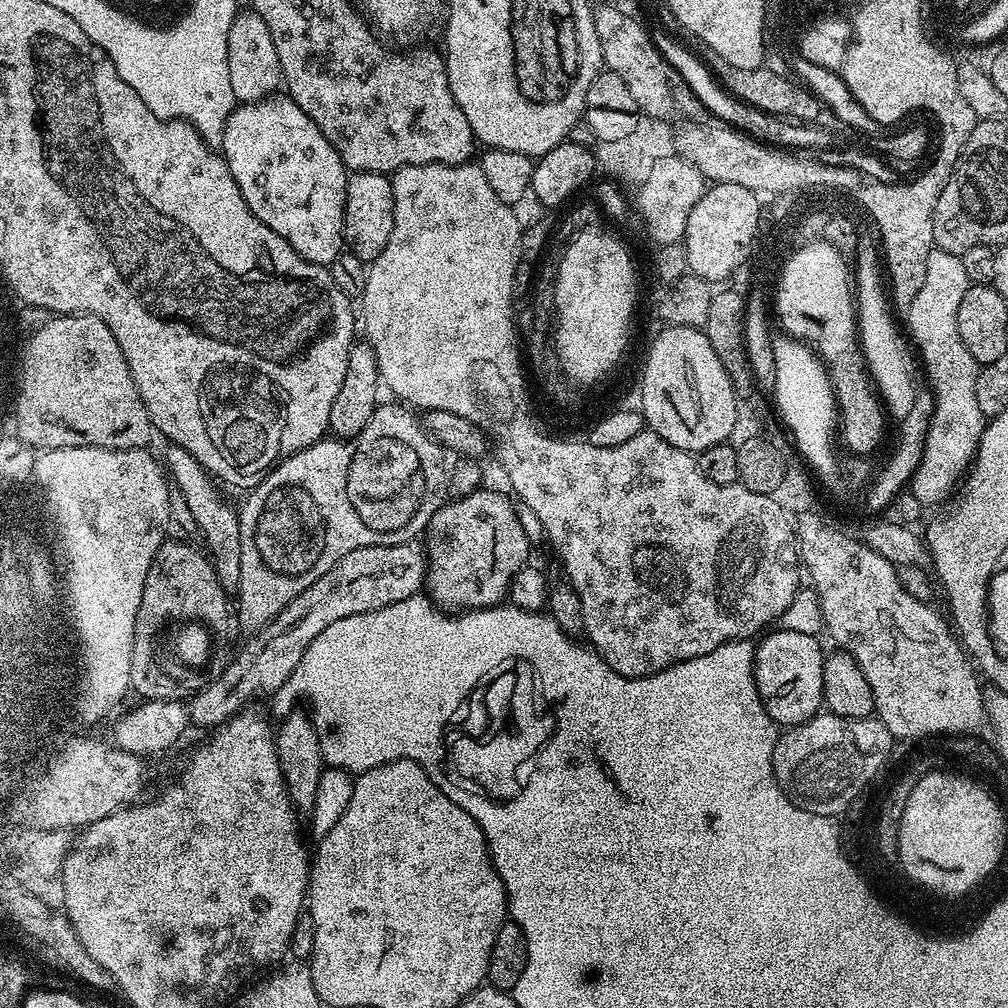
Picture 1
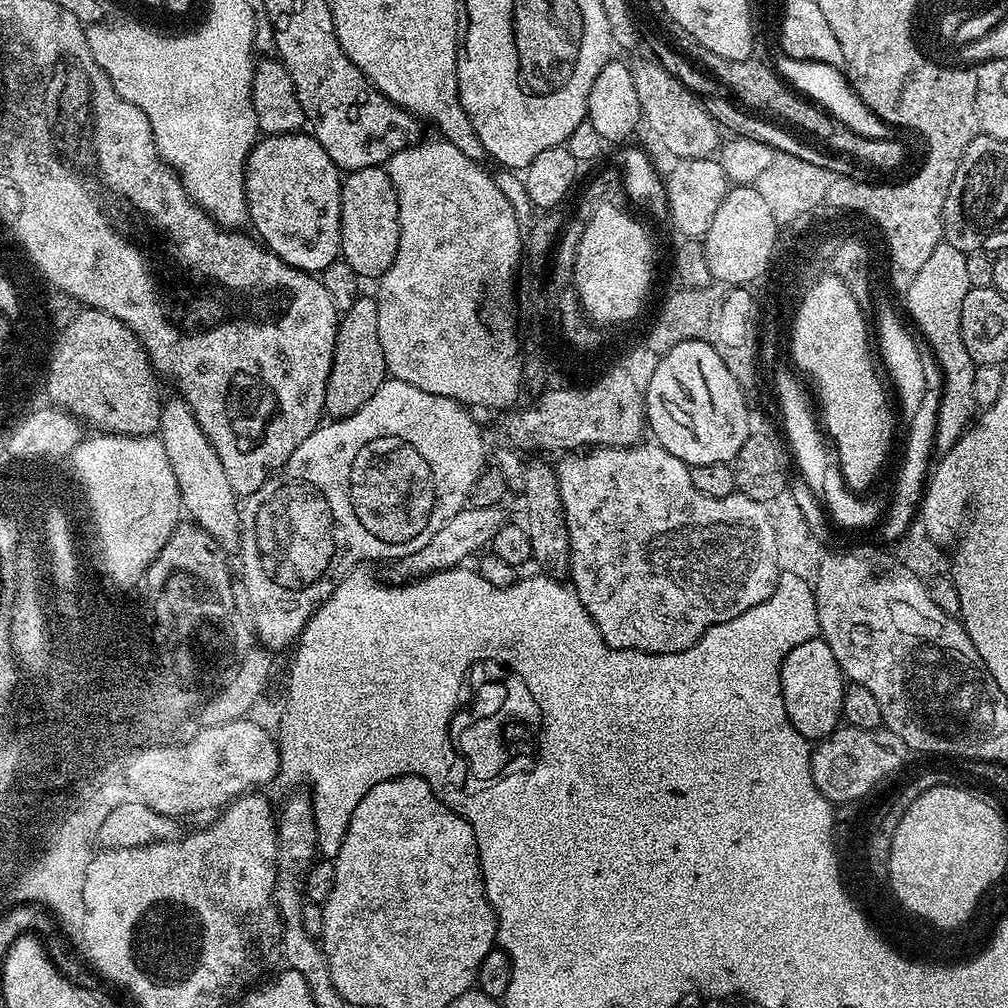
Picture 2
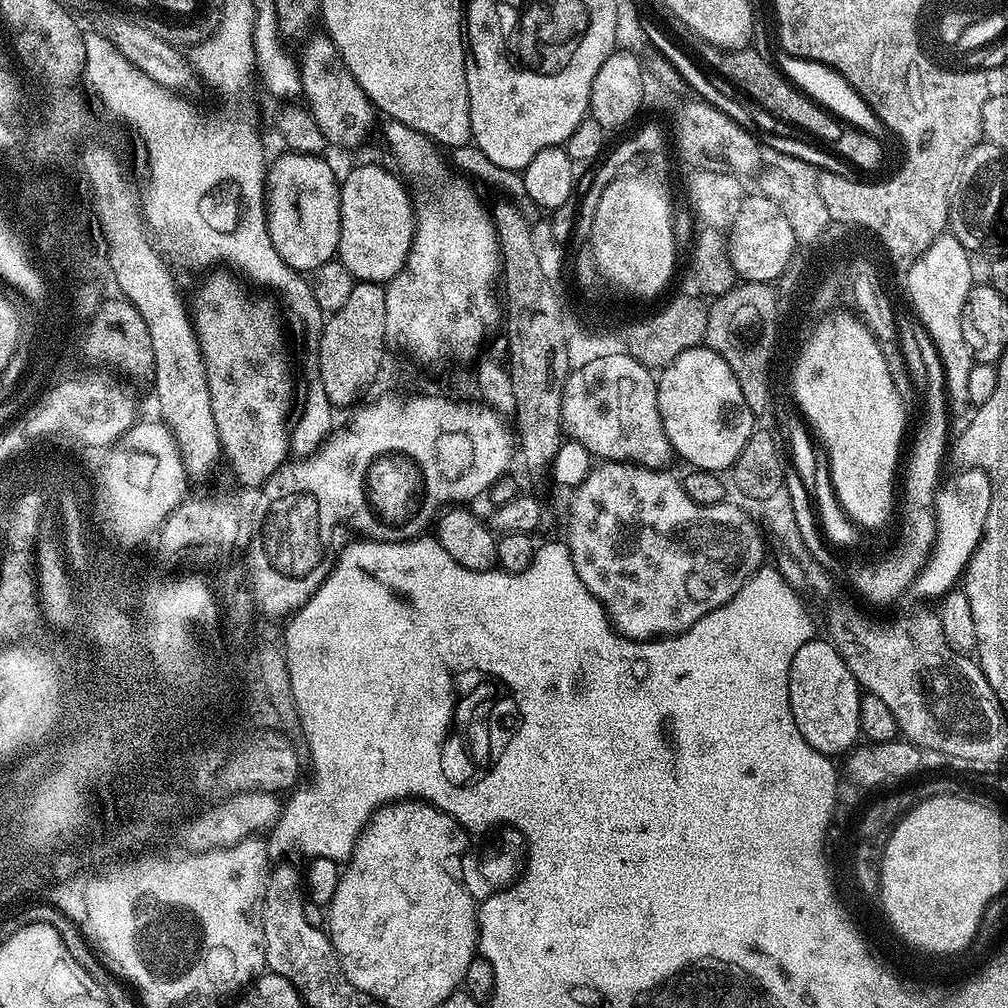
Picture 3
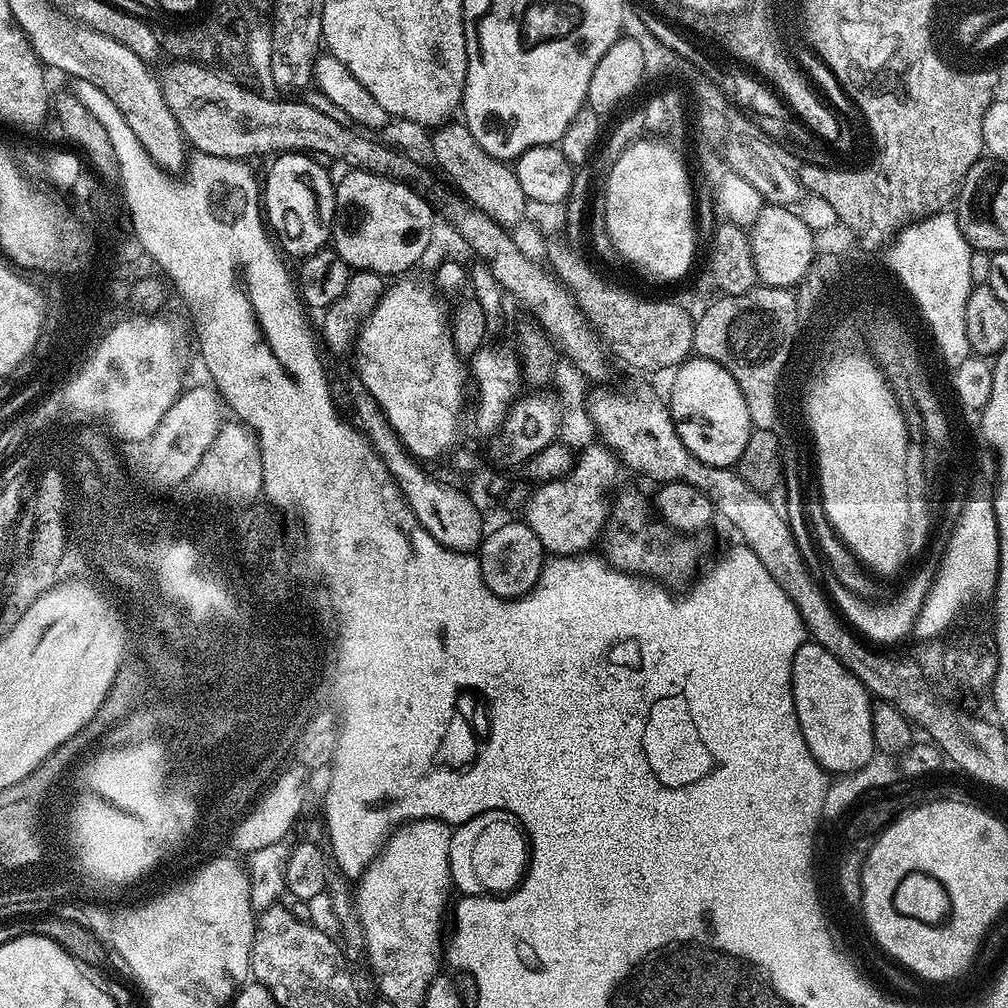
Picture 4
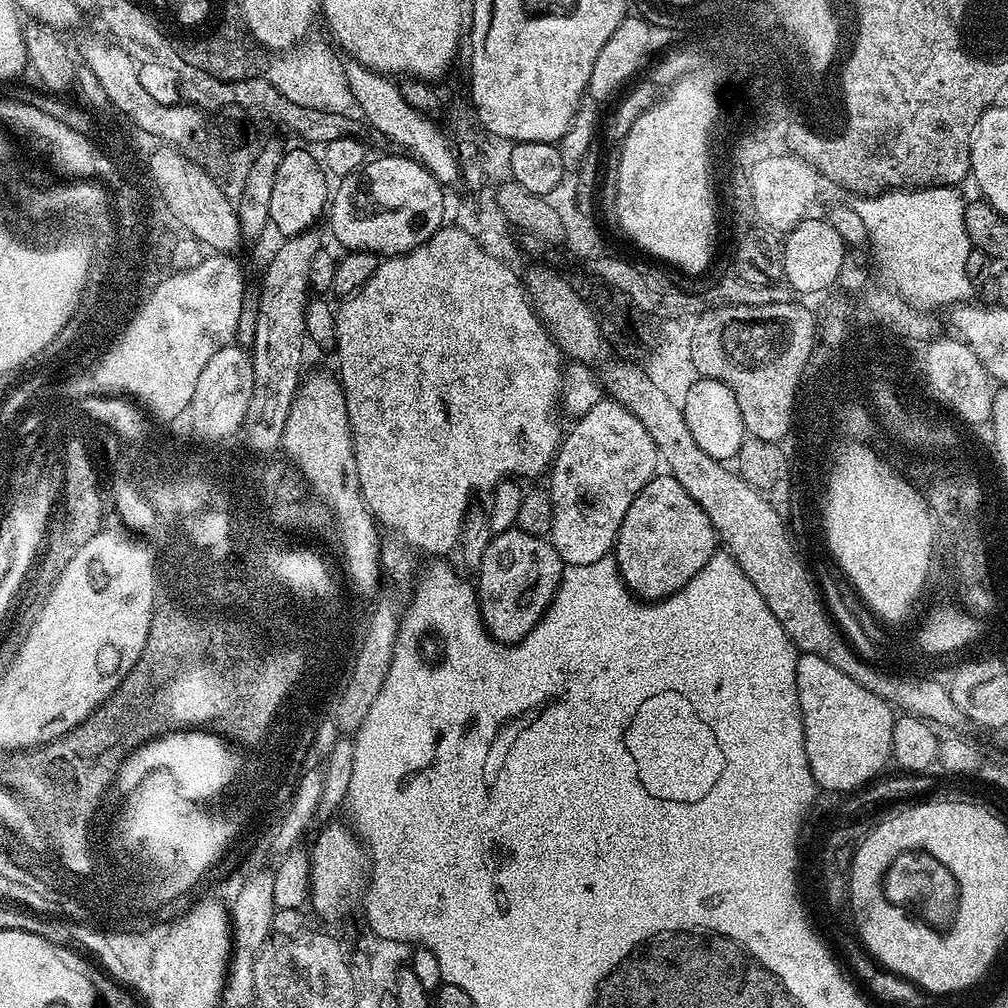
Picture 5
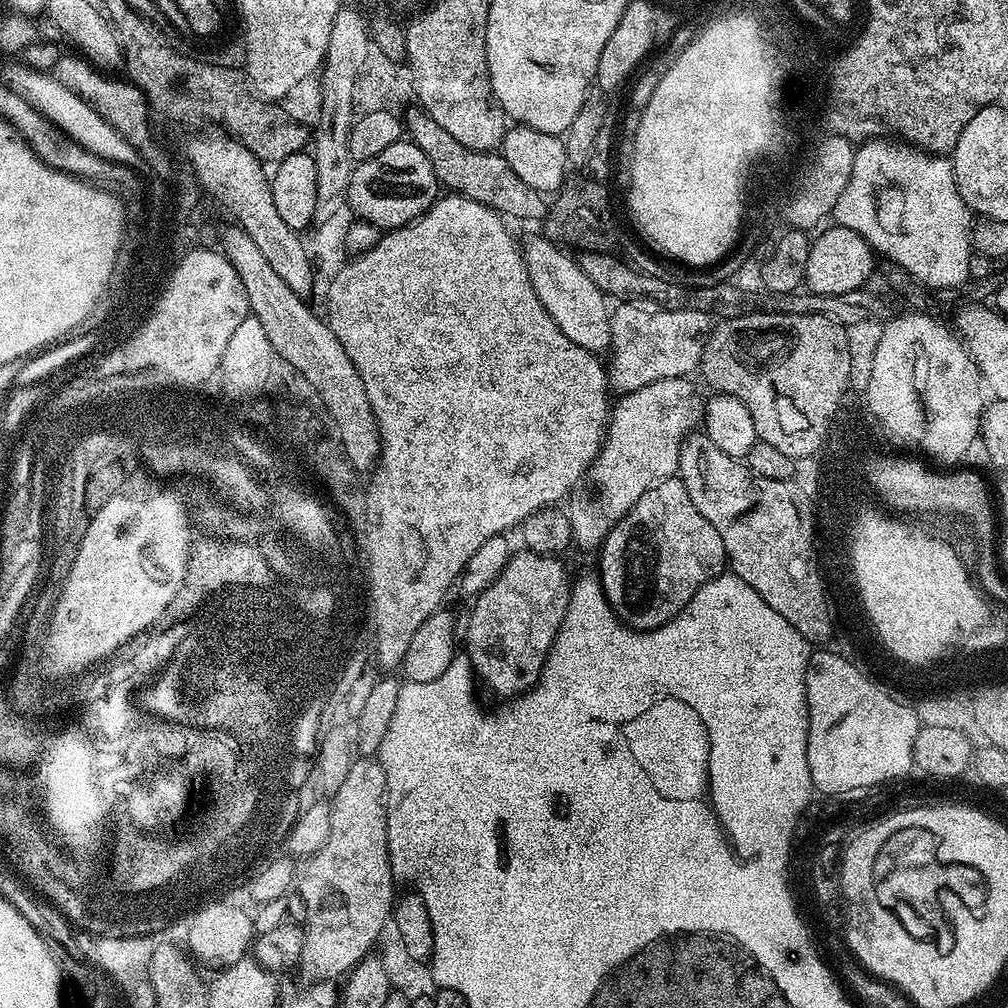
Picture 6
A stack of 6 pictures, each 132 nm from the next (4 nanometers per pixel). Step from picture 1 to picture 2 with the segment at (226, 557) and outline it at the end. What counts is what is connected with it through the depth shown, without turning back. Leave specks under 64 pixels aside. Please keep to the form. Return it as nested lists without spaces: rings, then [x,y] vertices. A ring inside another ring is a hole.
[[[182,398],[175,399],[163,401],[158,435],[178,482],[183,515],[210,534],[225,553],[235,553],[240,547],[240,509],[236,491],[230,486],[226,470],[222,470],[222,462],[218,462],[218,454],[214,454],[214,446],[210,446],[206,434],[202,434],[202,426],[198,426],[190,406]]]

